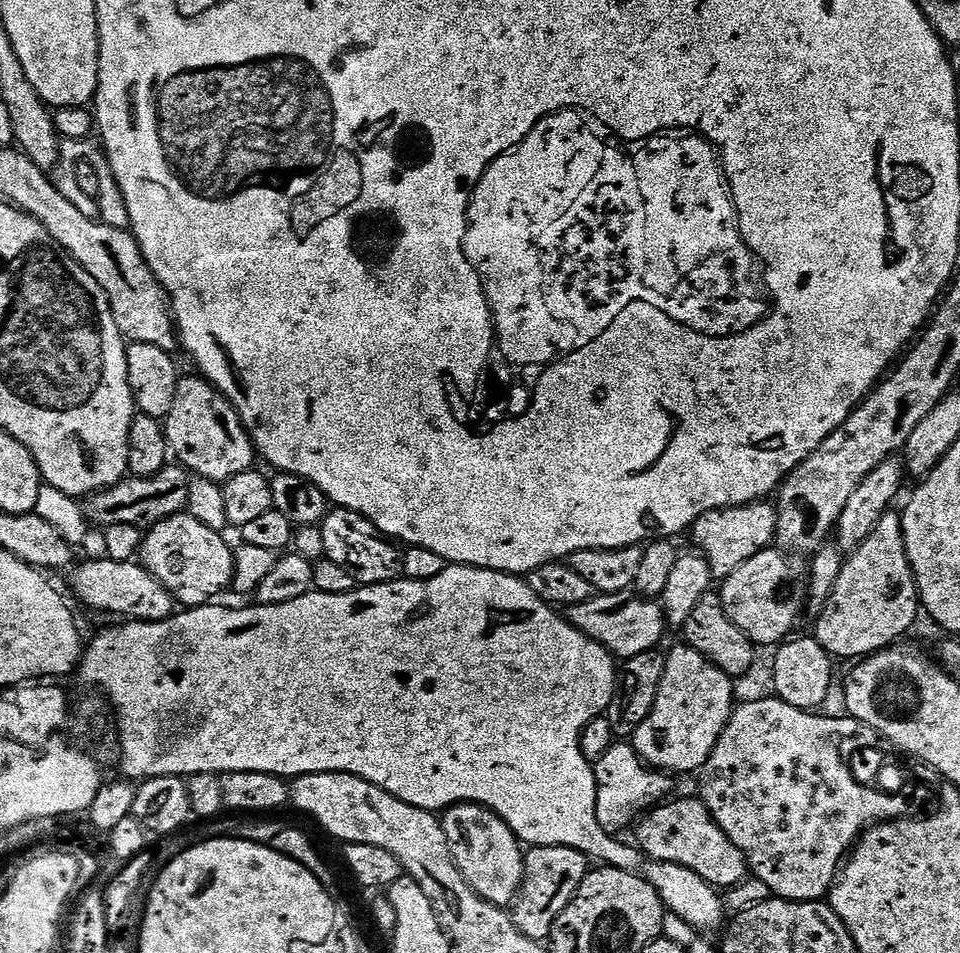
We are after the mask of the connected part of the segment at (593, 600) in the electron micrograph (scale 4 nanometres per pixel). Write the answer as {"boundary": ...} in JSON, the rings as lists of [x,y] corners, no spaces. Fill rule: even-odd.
{"boundary":[[[632,590],[602,592],[591,596],[586,602],[578,602],[578,606],[570,606],[566,615],[575,628],[598,642],[620,662],[651,648],[659,649],[660,639],[666,633],[663,607],[655,599],[645,598]]]}

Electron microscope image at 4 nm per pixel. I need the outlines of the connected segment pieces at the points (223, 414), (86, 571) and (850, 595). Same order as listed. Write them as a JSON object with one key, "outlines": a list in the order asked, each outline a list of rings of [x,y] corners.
{"outlines":[[[[199,374],[181,375],[174,394],[174,406],[163,421],[171,455],[193,477],[226,482],[238,474],[249,471],[257,463],[258,453],[252,437],[244,428],[244,420],[231,400]]],[[[85,559],[83,563],[77,563],[71,569],[73,572],[68,584],[72,587],[73,594],[88,607],[98,612],[113,612],[116,618],[142,622],[162,622],[177,611],[178,605],[172,591],[157,576],[150,574],[143,563],[136,560],[118,562],[110,559]]],[[[899,511],[885,512],[874,534],[870,534],[870,538],[866,538],[866,542],[862,542],[862,546],[858,546],[858,550],[845,559],[842,570],[838,574],[838,582],[834,582],[834,590],[830,598],[824,604],[820,615],[815,617],[814,638],[820,643],[822,650],[826,650],[829,656],[837,661],[859,662],[866,656],[873,656],[874,653],[903,641],[907,637],[904,635],[911,630],[916,615],[921,615],[920,591],[916,588],[916,575],[912,573],[912,563],[906,554],[900,518]]]]}

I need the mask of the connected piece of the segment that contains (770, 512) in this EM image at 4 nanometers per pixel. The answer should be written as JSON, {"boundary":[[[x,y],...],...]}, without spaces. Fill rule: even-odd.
{"boundary":[[[755,500],[753,504],[743,504],[733,508],[710,510],[692,523],[690,537],[707,560],[713,577],[722,582],[742,562],[750,562],[754,554],[773,547],[776,538],[776,505],[764,500]]]}

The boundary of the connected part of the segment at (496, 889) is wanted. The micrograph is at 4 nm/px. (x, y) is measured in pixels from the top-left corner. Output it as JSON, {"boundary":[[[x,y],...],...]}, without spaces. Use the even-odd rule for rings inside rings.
{"boundary":[[[454,804],[442,813],[444,833],[452,851],[454,862],[466,878],[470,890],[486,902],[507,909],[520,892],[524,877],[524,854],[522,841],[497,812],[482,804]]]}

